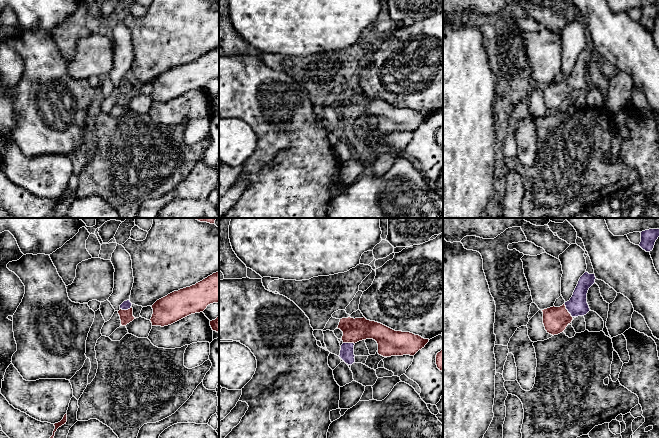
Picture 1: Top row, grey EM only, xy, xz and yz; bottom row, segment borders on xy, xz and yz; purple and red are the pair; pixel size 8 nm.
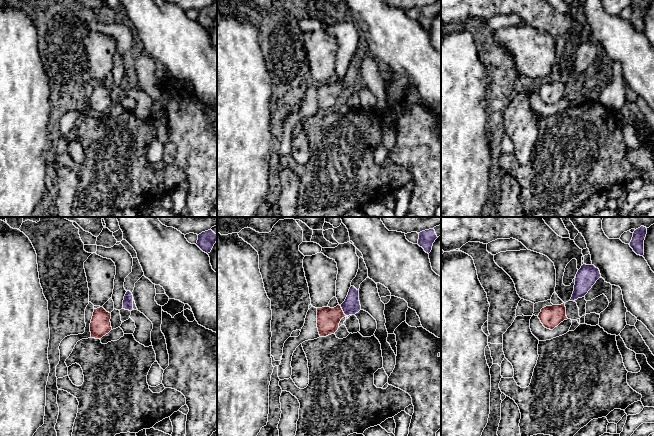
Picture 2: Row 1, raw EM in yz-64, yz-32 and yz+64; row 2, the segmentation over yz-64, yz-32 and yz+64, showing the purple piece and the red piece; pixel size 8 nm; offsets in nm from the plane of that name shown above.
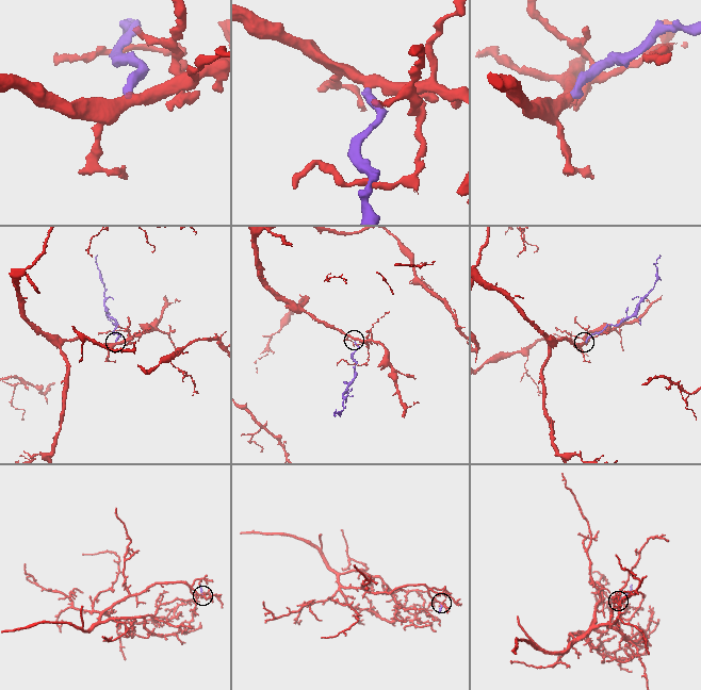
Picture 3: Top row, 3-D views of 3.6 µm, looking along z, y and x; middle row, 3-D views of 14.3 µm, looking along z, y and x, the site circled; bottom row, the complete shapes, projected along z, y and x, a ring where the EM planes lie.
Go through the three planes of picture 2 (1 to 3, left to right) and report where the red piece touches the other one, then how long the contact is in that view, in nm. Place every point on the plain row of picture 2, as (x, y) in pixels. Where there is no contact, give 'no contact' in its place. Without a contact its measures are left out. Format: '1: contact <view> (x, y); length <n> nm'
1: no contact
2: contact yz-32 (343, 87); length 100 nm
3: no contact

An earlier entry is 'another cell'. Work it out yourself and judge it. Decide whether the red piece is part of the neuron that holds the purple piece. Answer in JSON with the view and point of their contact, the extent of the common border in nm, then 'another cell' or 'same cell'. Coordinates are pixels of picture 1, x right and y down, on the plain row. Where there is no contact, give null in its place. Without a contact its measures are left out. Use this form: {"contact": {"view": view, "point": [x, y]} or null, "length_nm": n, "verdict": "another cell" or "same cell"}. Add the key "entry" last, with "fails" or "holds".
{"contact": {"view": "yz", "point": [568, 87]}, "length_nm": 130, "verdict": "same cell", "entry": "fails"}

